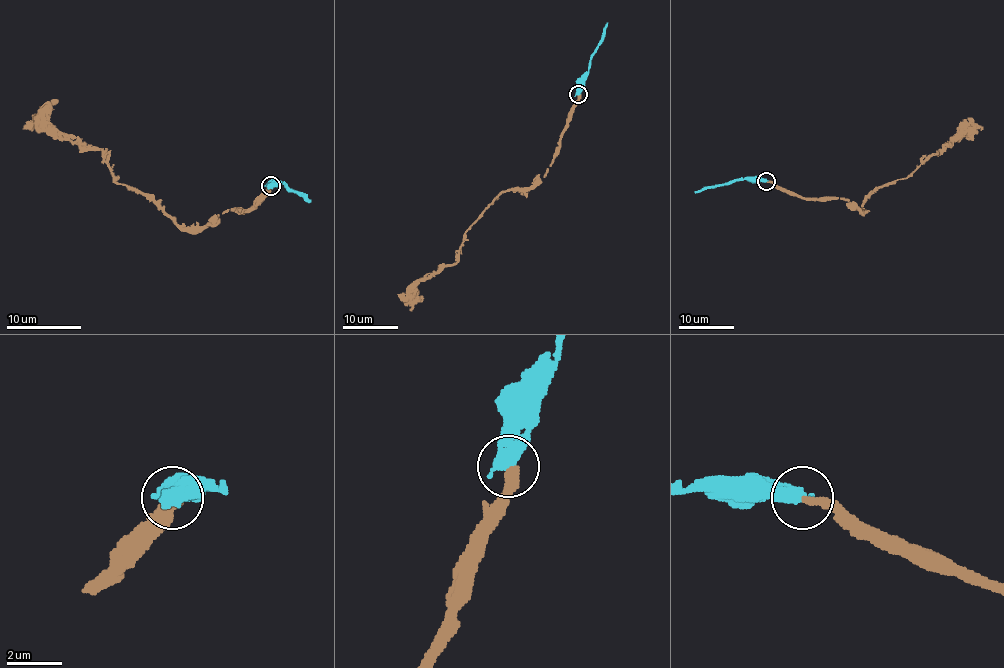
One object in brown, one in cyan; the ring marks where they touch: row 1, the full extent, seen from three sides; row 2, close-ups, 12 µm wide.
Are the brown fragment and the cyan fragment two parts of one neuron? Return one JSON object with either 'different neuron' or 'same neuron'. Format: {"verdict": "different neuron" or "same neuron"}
{"verdict": "different neuron"}

